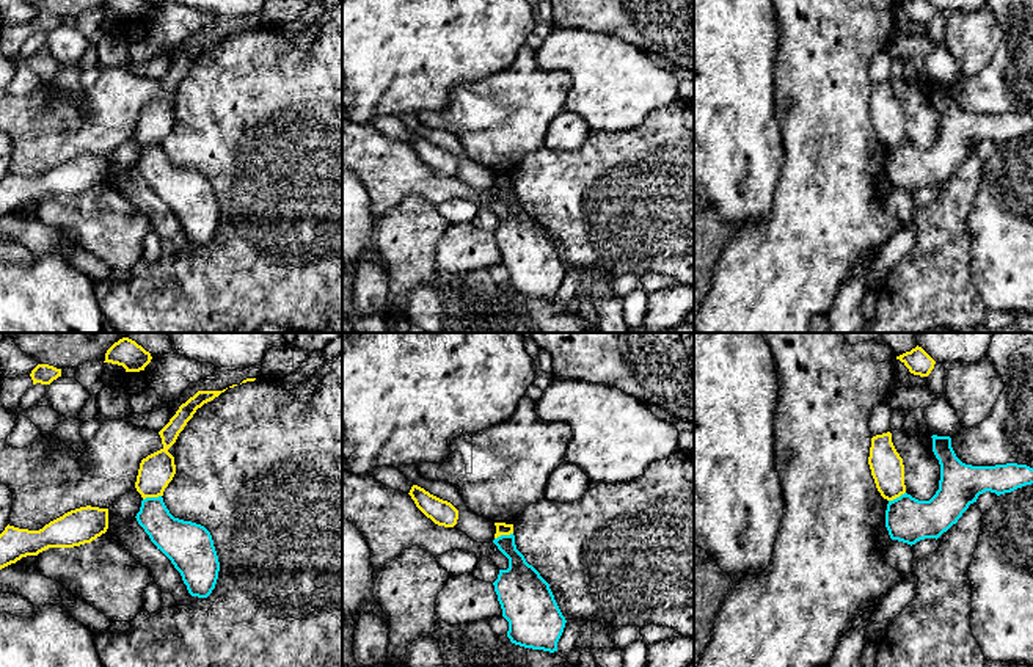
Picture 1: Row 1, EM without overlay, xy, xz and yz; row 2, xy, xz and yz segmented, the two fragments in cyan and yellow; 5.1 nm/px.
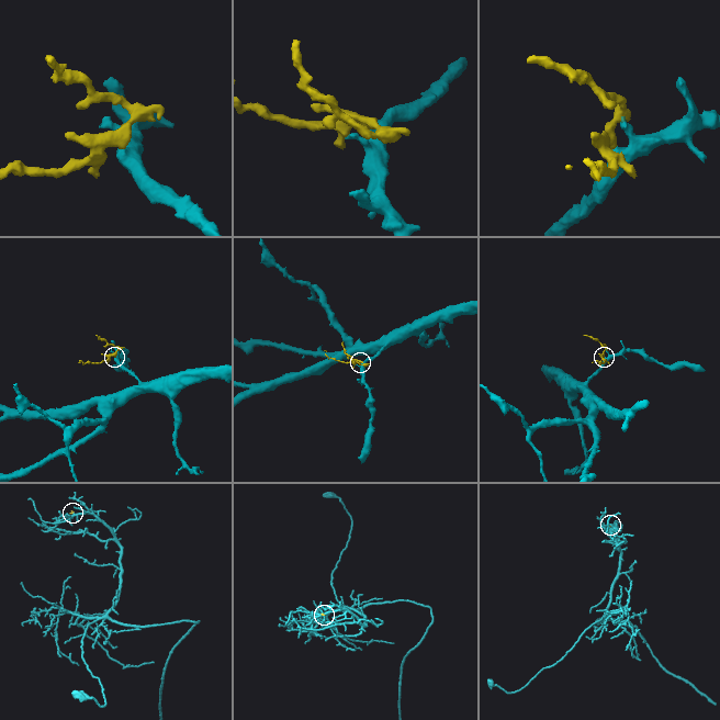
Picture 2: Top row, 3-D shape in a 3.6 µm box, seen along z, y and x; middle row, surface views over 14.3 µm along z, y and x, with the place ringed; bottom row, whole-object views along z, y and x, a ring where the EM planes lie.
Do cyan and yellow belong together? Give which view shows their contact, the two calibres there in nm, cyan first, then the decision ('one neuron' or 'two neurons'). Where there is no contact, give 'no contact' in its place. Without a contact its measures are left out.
contact in xy; calibres 200 and 180 nm; two neurons

